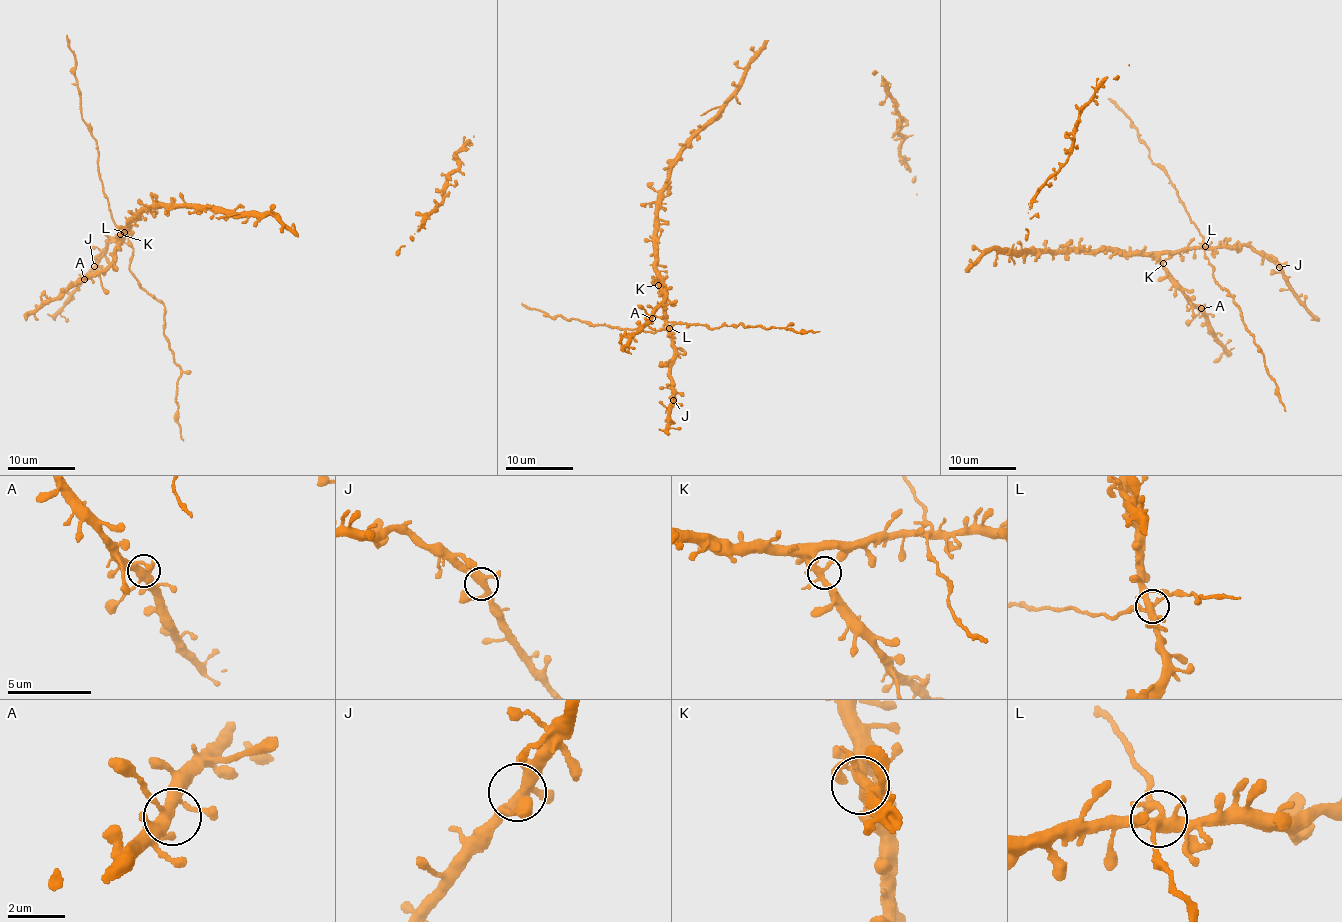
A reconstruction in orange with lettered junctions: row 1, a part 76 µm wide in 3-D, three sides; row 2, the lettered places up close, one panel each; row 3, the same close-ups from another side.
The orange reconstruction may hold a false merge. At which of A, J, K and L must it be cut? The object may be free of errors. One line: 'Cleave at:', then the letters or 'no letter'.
Cleave at: no letter

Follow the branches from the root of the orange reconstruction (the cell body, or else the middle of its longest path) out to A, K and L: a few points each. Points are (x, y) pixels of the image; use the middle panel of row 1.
A: (689, 138), (688, 147), (670, 170), (660, 203), (656, 226), (656, 274), (666, 298), (652, 318)
K: (689, 138), (688, 147), (670, 170), (660, 203), (656, 226), (658, 285)
L: (689, 138), (688, 147), (670, 170), (658, 211), (657, 277), (661, 283), (665, 323), (669, 329)

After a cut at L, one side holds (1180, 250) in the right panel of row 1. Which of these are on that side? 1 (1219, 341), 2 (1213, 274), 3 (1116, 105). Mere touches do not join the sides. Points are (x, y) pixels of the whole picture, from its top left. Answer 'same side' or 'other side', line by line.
1: same side
2: other side
3: other side

